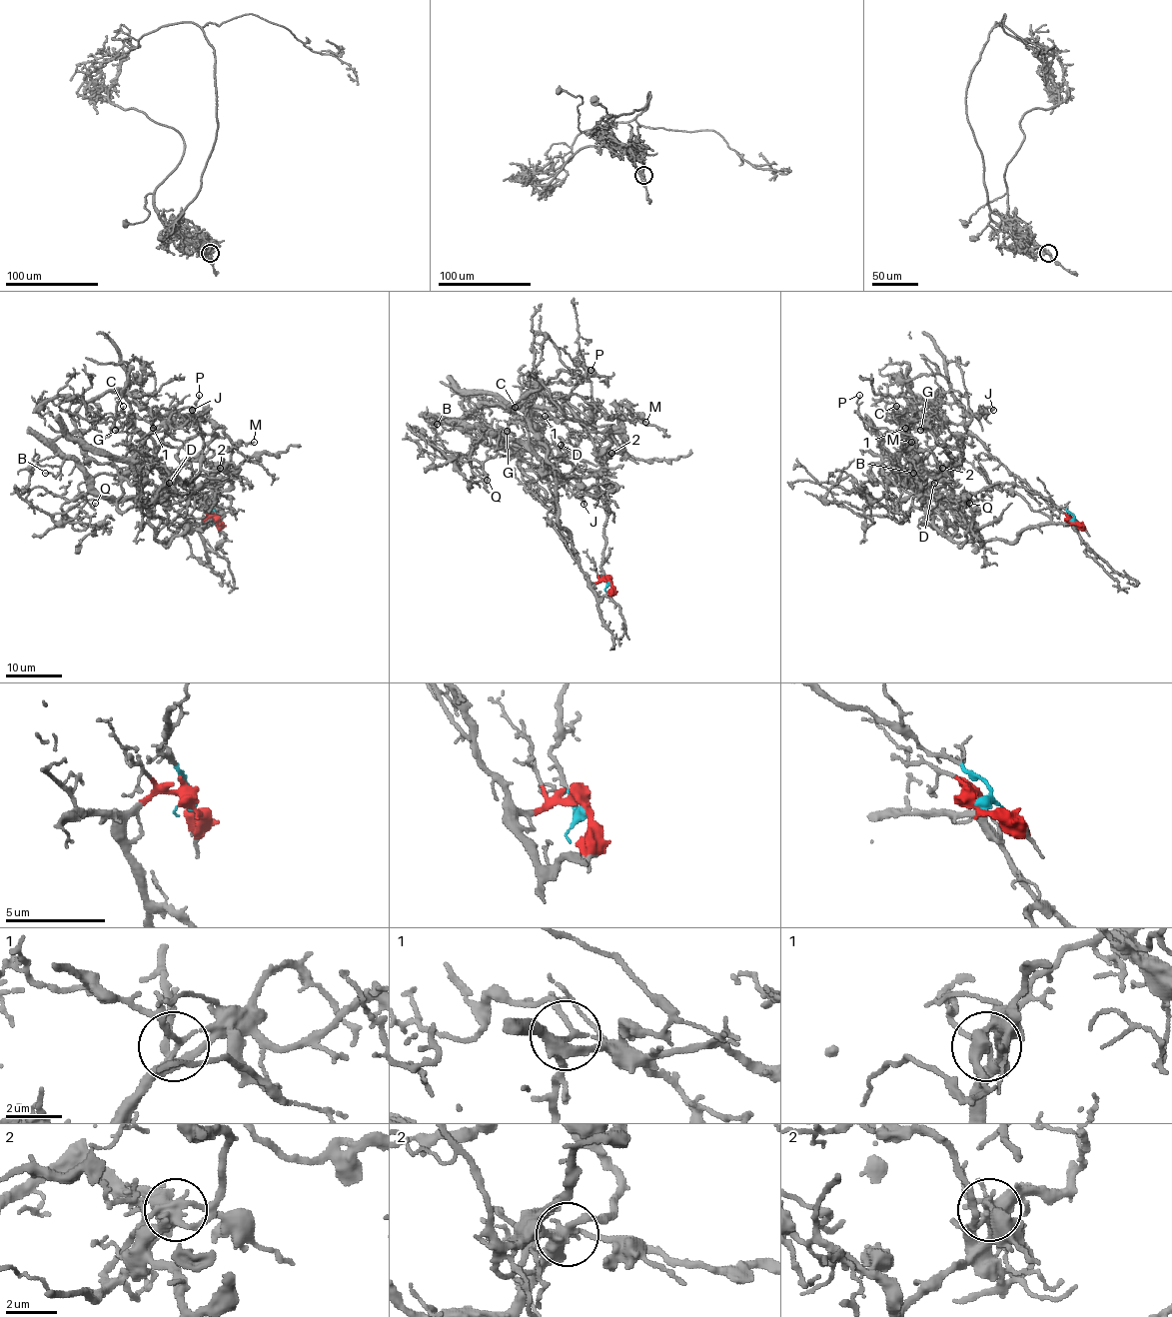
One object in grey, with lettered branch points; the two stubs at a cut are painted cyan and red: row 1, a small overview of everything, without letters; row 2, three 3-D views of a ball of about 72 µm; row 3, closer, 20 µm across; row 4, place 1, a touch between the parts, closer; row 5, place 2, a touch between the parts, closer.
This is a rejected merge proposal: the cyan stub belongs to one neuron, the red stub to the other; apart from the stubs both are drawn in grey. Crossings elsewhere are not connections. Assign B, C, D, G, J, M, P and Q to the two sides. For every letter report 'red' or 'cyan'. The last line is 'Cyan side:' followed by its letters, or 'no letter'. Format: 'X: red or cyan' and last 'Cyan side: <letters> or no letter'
B: cyan
C: red
D: cyan
G: red
J: cyan
M: cyan
P: red
Q: cyan
Cyan side: B, D, J, M, Q

